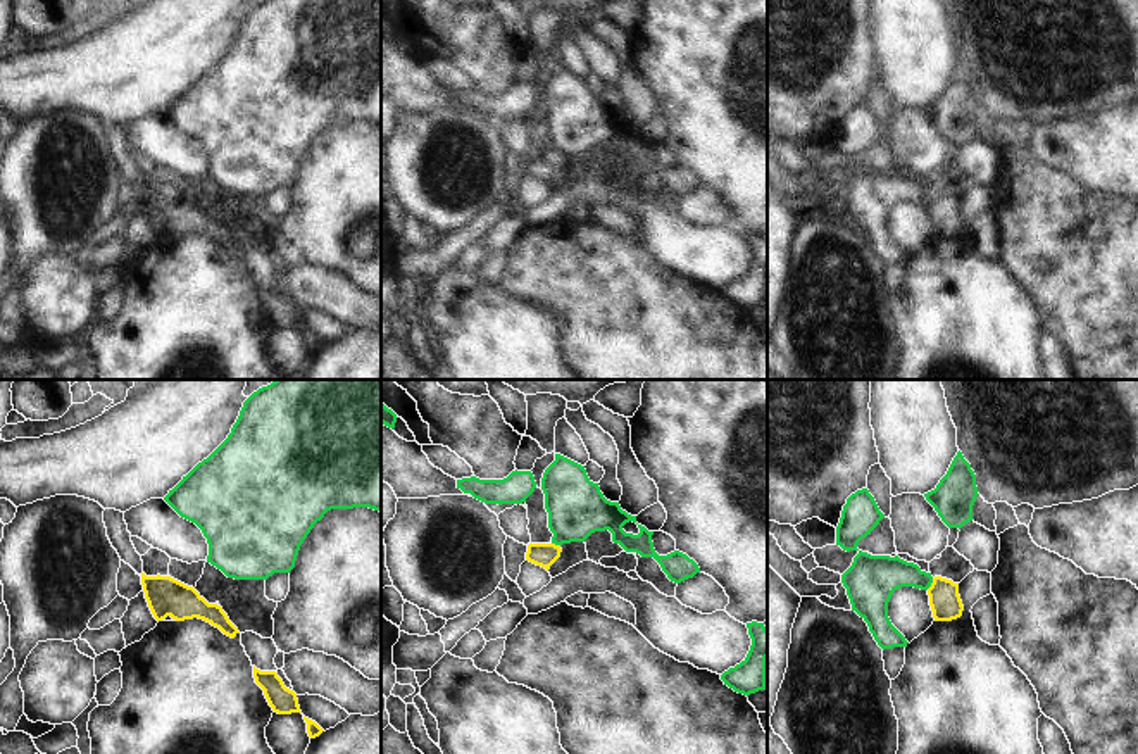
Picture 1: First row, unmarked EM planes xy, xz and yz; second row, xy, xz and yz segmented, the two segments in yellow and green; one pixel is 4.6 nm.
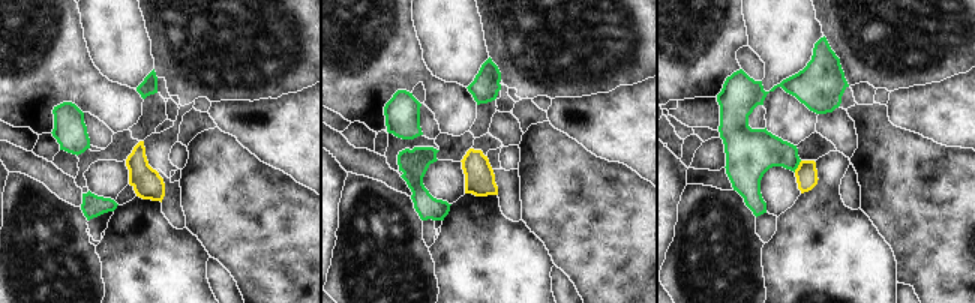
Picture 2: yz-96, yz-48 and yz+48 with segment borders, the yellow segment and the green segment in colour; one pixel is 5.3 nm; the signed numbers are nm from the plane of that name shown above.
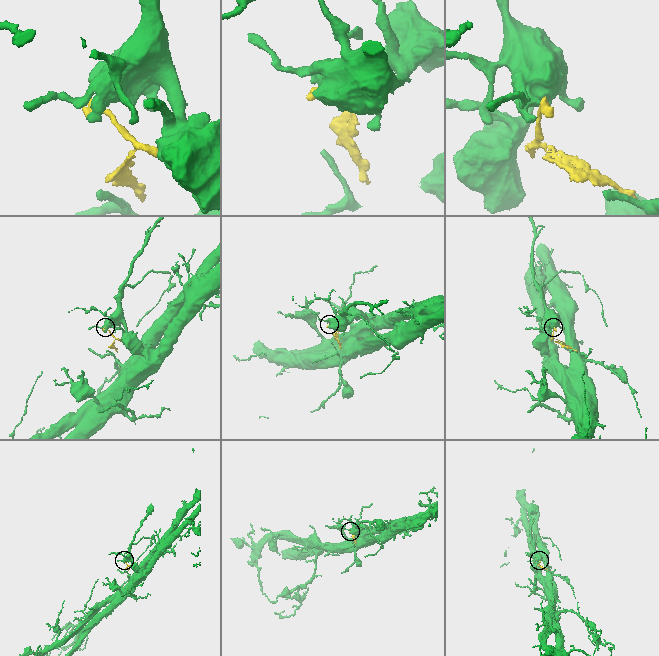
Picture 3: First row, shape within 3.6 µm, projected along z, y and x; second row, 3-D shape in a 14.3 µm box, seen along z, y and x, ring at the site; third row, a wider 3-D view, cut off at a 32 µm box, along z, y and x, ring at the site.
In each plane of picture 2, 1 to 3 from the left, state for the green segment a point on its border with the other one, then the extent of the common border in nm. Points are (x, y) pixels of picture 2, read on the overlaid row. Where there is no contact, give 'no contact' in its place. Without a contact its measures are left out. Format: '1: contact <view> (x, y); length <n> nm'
1: no contact
2: no contact
3: contact yz+48 (798, 167); length 80 nm

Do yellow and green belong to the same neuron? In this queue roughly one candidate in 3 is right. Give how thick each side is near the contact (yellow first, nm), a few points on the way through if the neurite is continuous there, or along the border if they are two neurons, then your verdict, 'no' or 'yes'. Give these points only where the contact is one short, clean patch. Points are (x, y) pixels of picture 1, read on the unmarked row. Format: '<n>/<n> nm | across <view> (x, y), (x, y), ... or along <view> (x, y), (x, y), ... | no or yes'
150/190 nm | along yz (933, 192), (926, 202) | no

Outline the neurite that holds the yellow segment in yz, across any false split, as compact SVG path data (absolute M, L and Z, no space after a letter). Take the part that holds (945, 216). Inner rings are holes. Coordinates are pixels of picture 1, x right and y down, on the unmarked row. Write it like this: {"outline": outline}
{"outline": "M935 190L928 209L935 235L952 235L962 229L964 219L959 209L959 197Z"}

